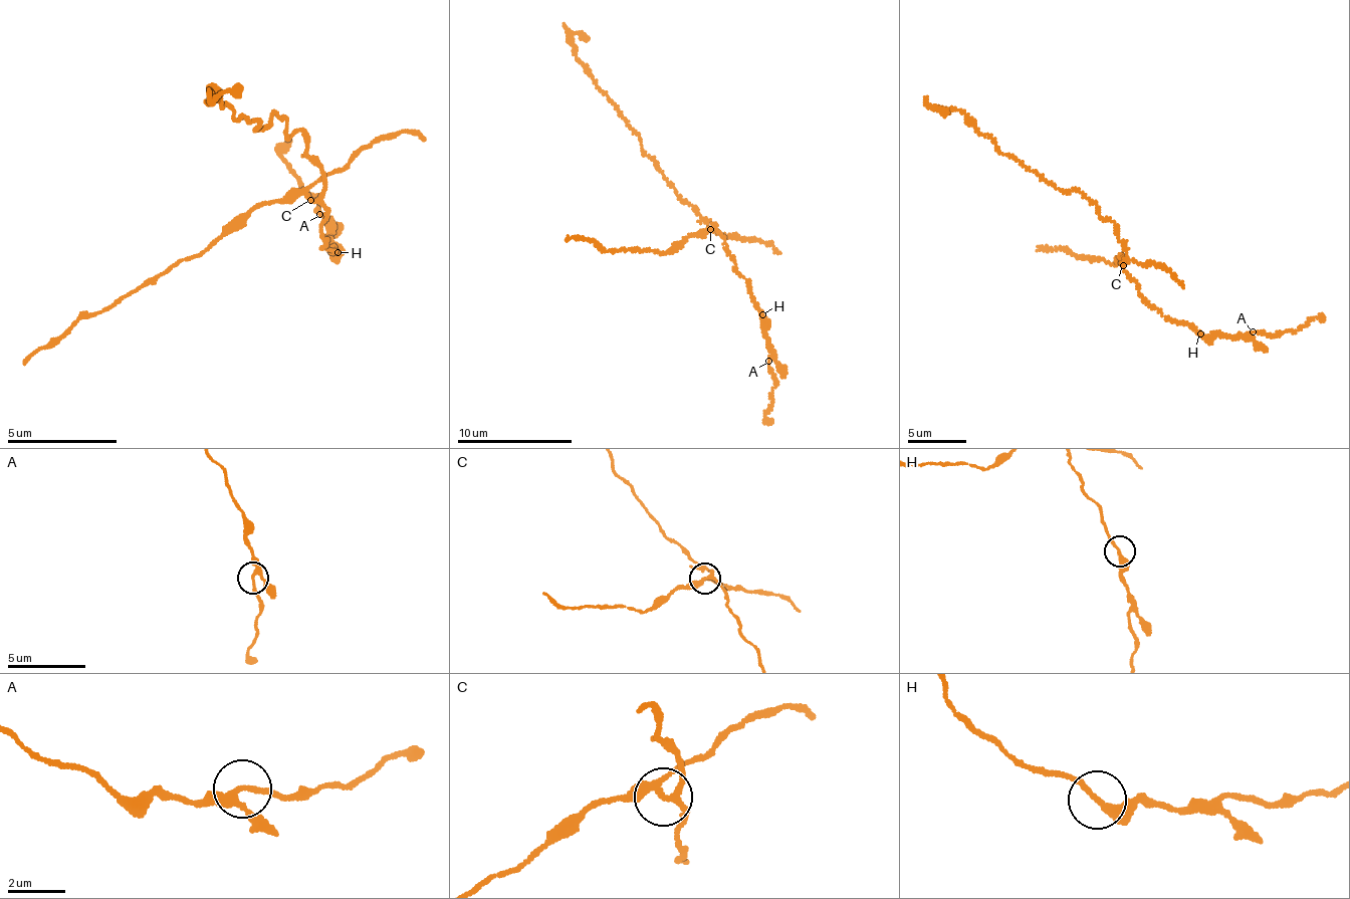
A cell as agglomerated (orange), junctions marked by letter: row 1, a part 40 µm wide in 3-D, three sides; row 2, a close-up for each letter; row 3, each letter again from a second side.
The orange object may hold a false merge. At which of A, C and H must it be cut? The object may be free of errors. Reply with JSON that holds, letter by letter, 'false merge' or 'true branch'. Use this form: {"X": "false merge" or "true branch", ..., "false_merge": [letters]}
{"A": "true branch", "C": "false merge", "H": "true branch", "false_merge": ["C"]}

